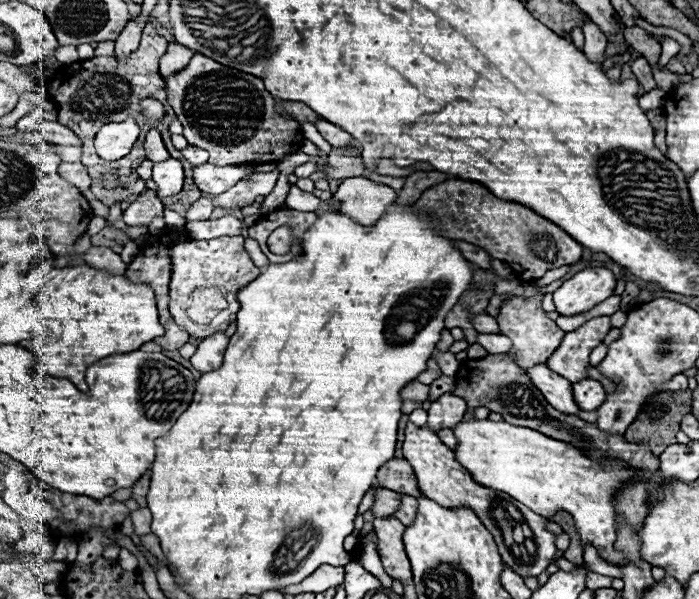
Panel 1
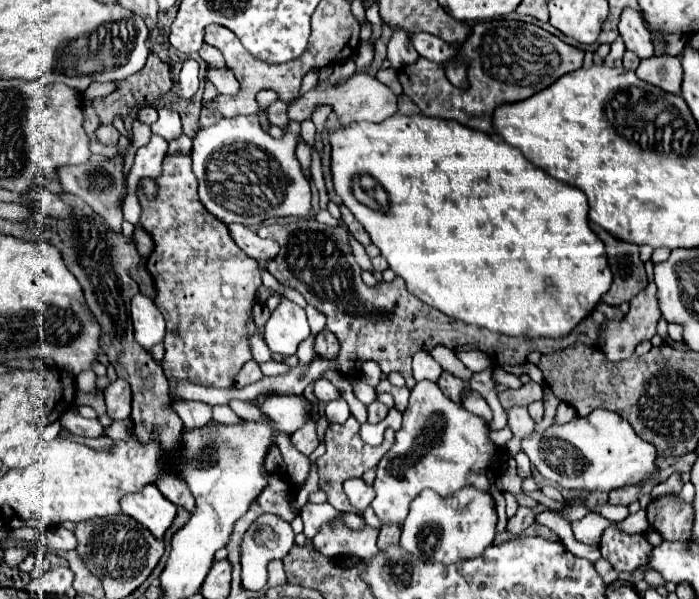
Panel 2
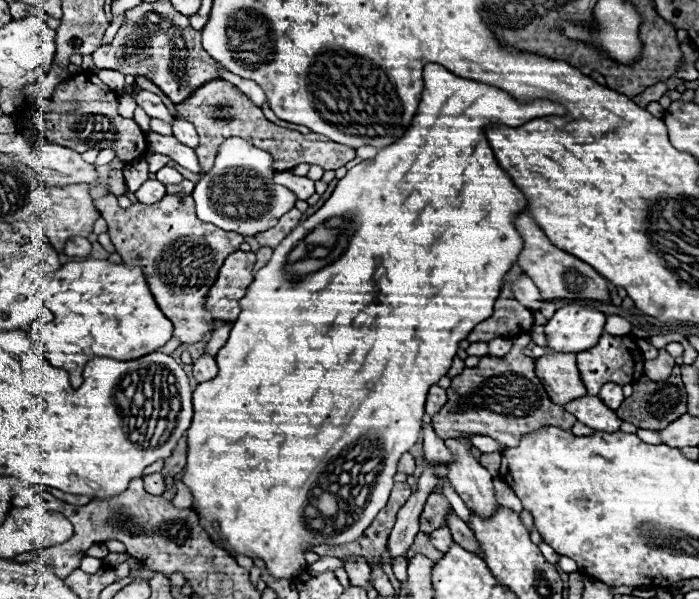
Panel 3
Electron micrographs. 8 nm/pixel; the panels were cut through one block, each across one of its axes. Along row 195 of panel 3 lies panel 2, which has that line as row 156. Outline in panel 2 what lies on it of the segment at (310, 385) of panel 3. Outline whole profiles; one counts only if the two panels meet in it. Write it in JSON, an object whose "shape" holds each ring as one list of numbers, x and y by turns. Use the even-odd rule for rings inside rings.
{"shape":[[394,114,386,118,380,124,374,122,354,122,346,128,338,128,330,134,332,144,332,176,334,176,334,188,342,202,350,208,350,212,356,216,356,220,366,228,372,242,380,248,382,256,390,264,390,268,396,272,396,276,404,278,406,288,410,294,420,298,422,302,442,310,444,314,462,320,466,324,482,326,492,332,508,334,508,336,526,336,526,338,562,338,568,336,578,322,582,322,602,300,602,296,610,290,614,276,606,260,606,248,602,240,592,232,588,222,588,200,582,190,564,184,560,180,550,178,546,172,532,166,518,148,508,146,506,142,496,142,494,136,466,128,454,120,442,120,442,118,428,118,422,114,414,116,402,116],[362,176,370,176,376,186,372,190,362,188,360,180],[378,192,384,192,386,200,378,200]]}

